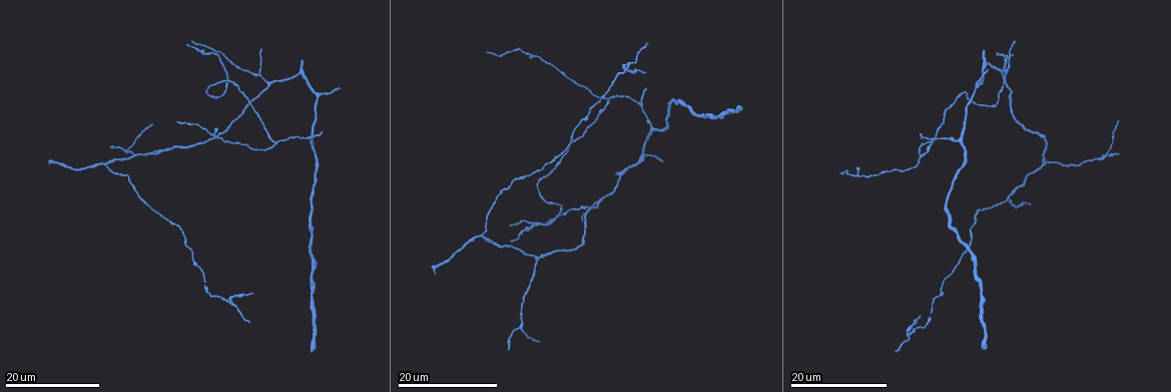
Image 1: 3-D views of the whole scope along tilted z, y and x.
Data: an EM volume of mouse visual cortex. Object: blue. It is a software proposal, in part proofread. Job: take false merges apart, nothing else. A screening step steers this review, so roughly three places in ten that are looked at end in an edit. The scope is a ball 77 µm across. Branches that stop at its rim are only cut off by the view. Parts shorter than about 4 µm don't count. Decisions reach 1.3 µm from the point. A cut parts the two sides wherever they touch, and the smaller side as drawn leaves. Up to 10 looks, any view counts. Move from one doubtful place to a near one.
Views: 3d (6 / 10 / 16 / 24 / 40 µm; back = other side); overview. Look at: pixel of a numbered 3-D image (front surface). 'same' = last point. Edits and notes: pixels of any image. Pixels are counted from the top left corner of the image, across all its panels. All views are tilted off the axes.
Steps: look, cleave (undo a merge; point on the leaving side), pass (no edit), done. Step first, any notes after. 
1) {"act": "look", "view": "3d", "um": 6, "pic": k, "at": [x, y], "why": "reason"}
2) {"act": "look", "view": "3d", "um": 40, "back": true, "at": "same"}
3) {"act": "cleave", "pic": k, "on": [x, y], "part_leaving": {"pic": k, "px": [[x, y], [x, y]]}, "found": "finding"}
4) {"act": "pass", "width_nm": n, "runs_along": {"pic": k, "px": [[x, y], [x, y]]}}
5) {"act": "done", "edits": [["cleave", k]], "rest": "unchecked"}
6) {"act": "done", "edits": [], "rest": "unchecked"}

{"act": "look", "view": "3d", "um": 24, "pic": 1, "at": [975, 84], "why": "small branch off a trunk"}

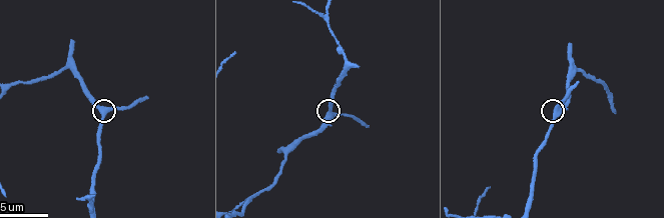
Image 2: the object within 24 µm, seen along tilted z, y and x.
{"act": "look", "view": "3d", "um": 6, "pic": 2, "at": [556, 108]}

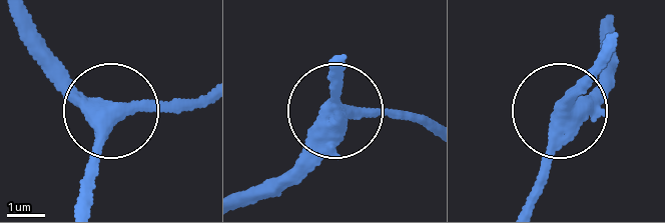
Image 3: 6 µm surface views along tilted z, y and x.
{"act": "pass", "runs_along": {"pic": 3, "px": [[244, 198], [279, 180], [330, 111], [424, 118]]}, "found": "continuous, no second neuron"}

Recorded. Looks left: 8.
{"act": "look", "view": "3d", "um": 16, "pic": 1, "at": [259, 75], "why": "branch point"}

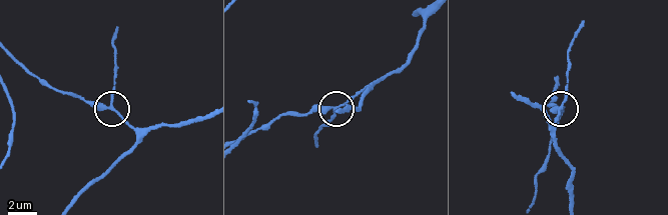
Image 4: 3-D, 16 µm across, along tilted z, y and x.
{"act": "look", "view": "3d", "um": 10, "pic": 4, "at": [107, 107], "why": "closer look"}

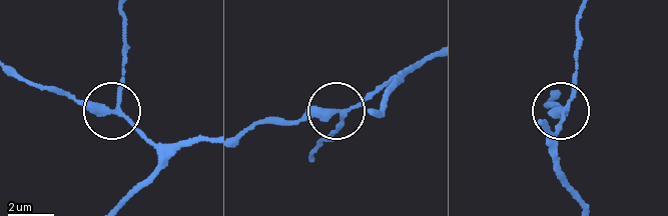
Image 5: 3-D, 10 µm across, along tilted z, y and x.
{"act": "look", "view": "3d", "um": 6, "pic": 5, "at": [335, 111]}

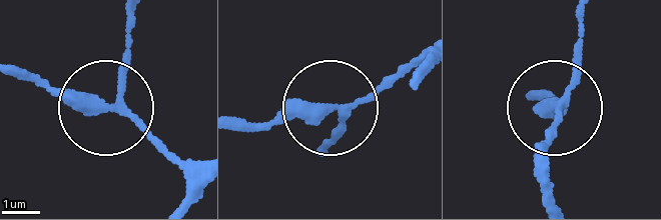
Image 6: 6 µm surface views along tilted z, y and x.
{"act": "pass", "width_nm": 260, "runs_along": {"pic": 6, "px": [[179, 199], [174, 159], [114, 108], [130, 32]]}, "found": "one neuron here"}

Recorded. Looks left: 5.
{"act": "look", "view": "3d", "um": 10, "pic": 2, "at": [345, 62], "why": "branch point"}

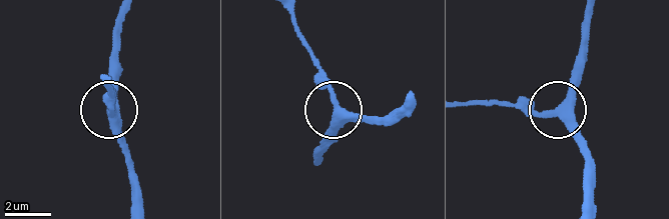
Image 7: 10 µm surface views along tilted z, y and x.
{"act": "look", "view": "3d", "um": 10, "back": true, "pic": 7, "at": [555, 113]}

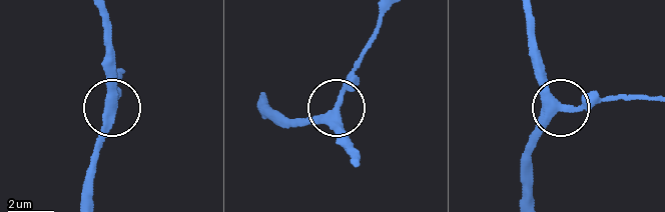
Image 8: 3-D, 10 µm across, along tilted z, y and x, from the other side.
{"act": "pass", "arms": 3, "runs_along": {"pic": 8, "px": [[529, 15], [534, 60], [547, 94], [567, 106], [616, 101]]}, "found": "continuous, no second neuron"}

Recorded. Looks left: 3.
{"act": "look", "view": "3d", "um": 16, "pic": 1, "at": [276, 144], "why": "three arms meet"}

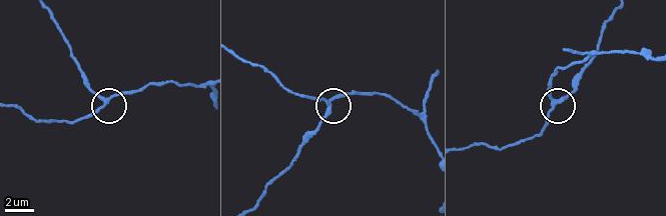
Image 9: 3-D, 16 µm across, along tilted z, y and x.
{"act": "look", "view": "3d", "um": 10, "pic": 9, "at": [556, 105]}

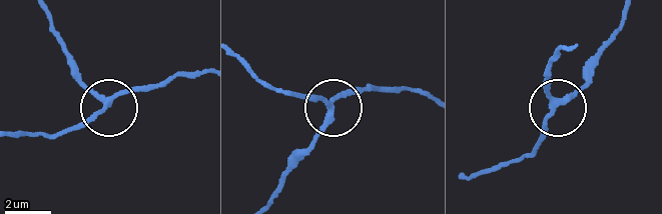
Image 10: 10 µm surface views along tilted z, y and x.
{"act": "pass", "width_nm": 220, "found": "one neuron here"}

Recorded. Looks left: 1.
{"act": "done", "edits": [], "rest": "unchecked"}

